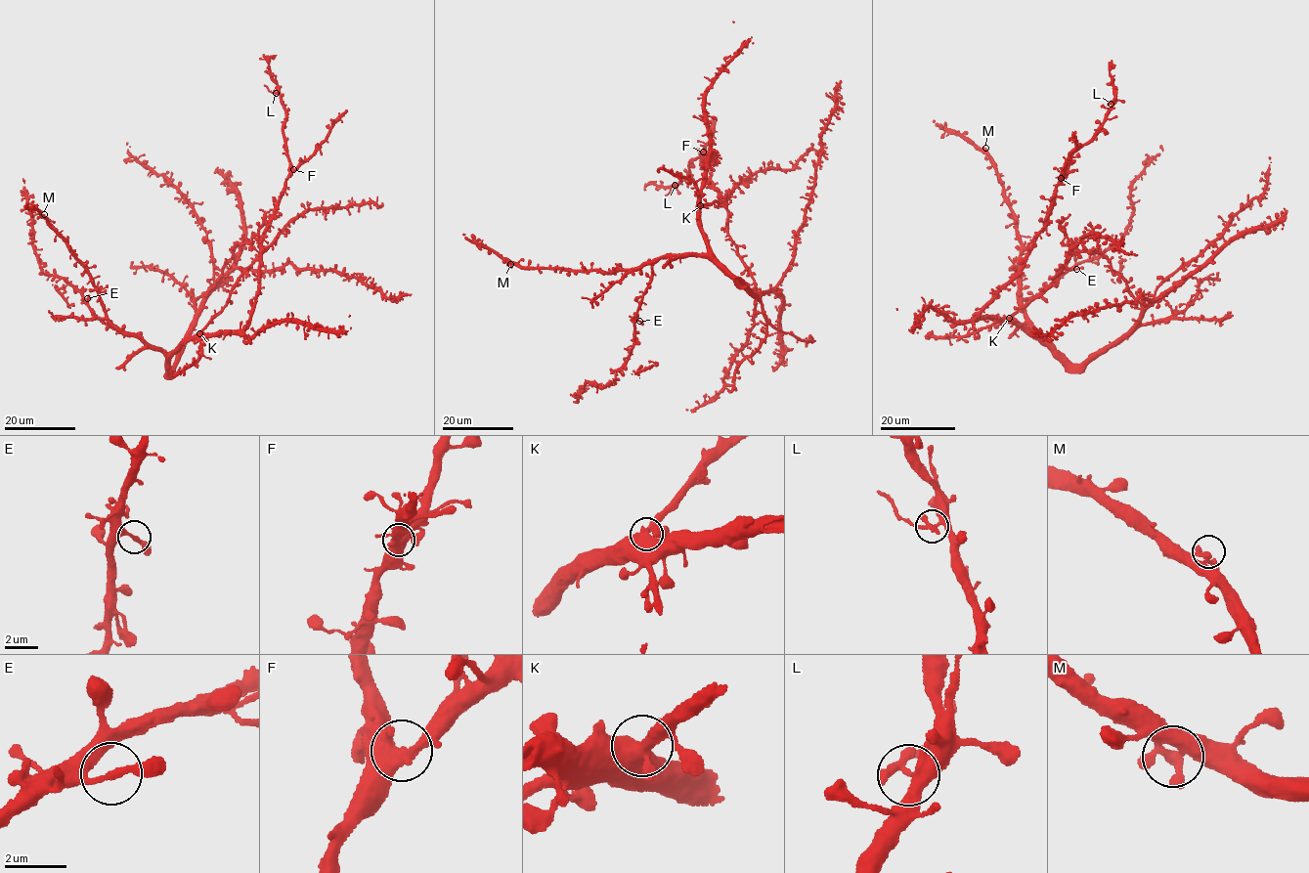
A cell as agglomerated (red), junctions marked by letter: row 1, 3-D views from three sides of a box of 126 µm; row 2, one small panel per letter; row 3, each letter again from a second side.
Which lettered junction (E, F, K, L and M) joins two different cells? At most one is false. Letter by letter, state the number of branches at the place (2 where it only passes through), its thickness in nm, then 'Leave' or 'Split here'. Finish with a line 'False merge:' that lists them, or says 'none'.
E: Branches: 2. Thickness 200 nm. Leave
F: Branches: 3. Thickness 480 nm. Leave
K: Branches: 3. Thickness 400 nm. Leave
L: Branches: 3. Thickness 220 nm. Split here
M: Branches: 3. Thickness 240 nm. Leave
False merge: L

